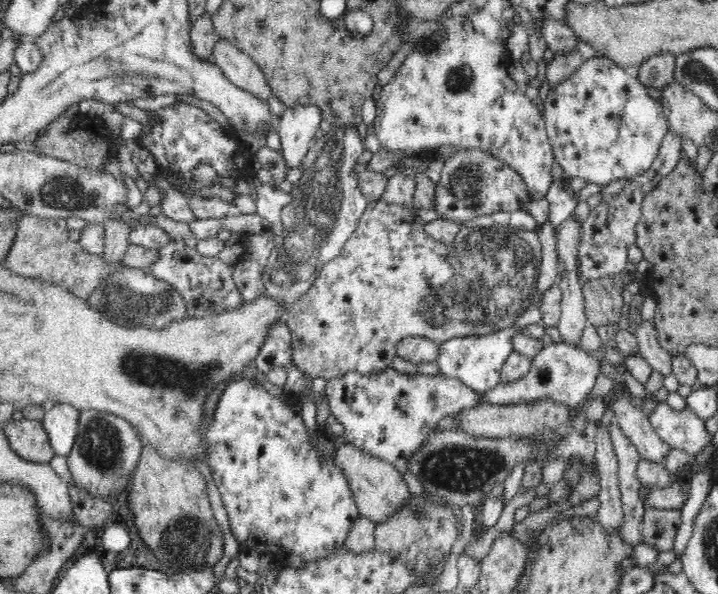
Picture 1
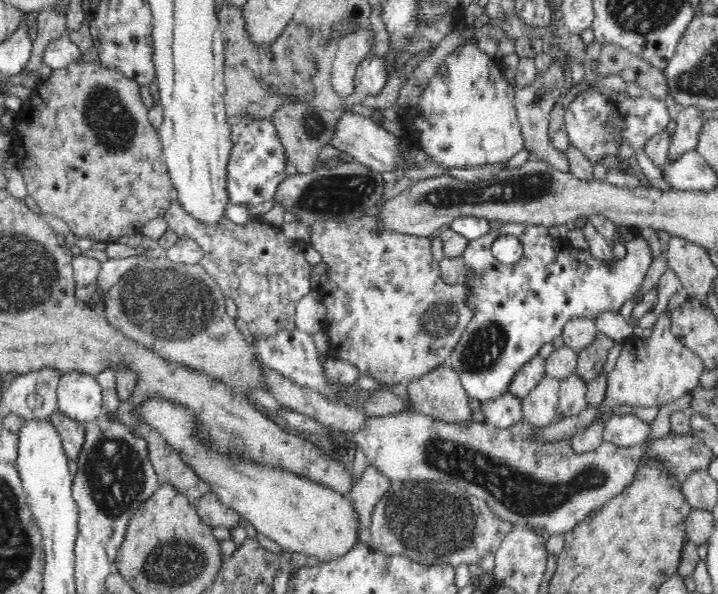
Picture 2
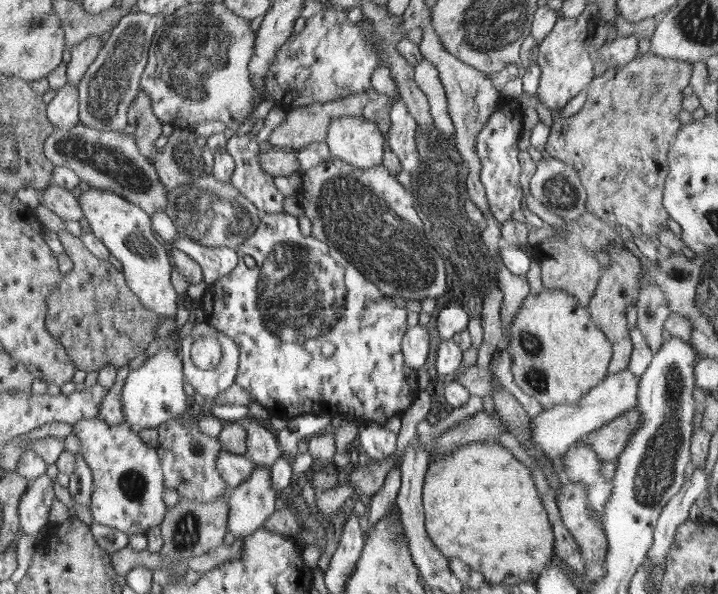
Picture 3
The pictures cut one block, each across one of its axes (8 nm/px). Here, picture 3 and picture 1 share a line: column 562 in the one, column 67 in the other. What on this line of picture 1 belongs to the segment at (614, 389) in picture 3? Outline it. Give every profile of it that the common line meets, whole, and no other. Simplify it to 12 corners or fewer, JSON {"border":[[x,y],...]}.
{"border":[[48,405],[43,429],[54,454],[68,456],[79,430],[79,411]]}

